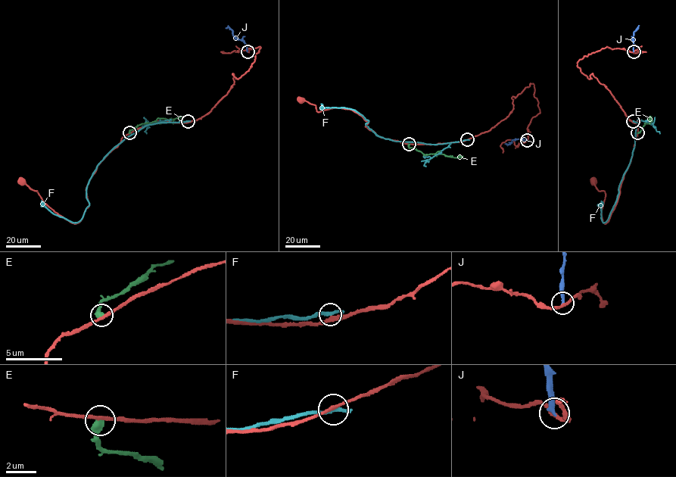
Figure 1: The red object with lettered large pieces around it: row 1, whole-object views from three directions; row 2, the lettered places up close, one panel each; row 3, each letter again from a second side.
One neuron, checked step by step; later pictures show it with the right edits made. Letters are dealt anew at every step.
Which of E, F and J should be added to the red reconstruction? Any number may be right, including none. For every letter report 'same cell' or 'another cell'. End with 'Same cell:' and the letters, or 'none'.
E: another cell
F: another cell
J: another cell
Same cell: none

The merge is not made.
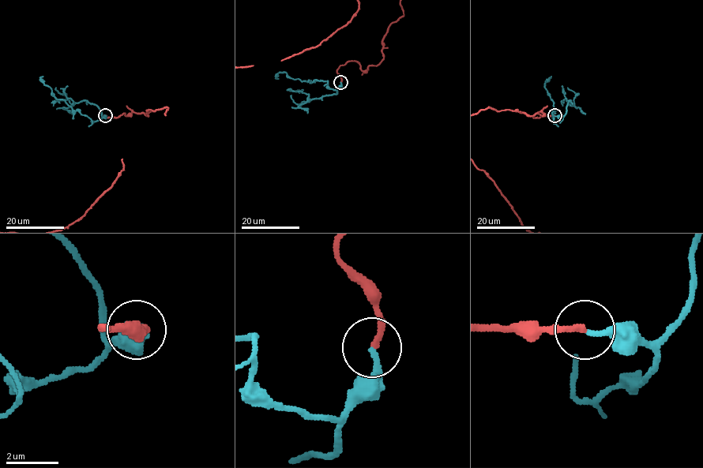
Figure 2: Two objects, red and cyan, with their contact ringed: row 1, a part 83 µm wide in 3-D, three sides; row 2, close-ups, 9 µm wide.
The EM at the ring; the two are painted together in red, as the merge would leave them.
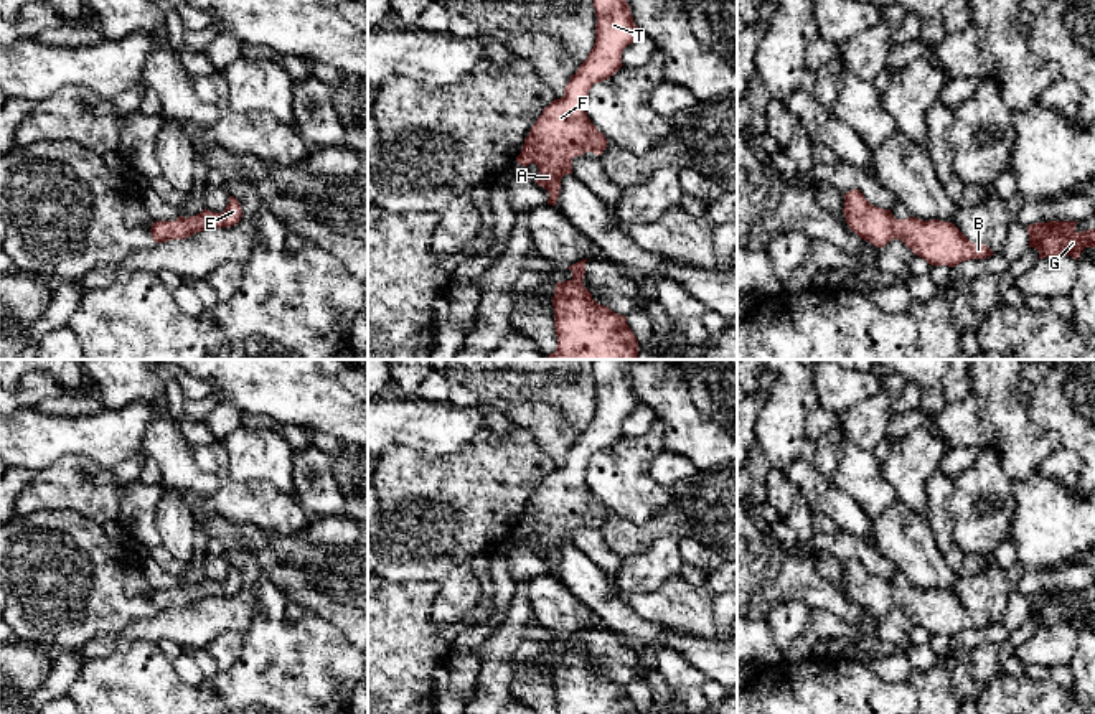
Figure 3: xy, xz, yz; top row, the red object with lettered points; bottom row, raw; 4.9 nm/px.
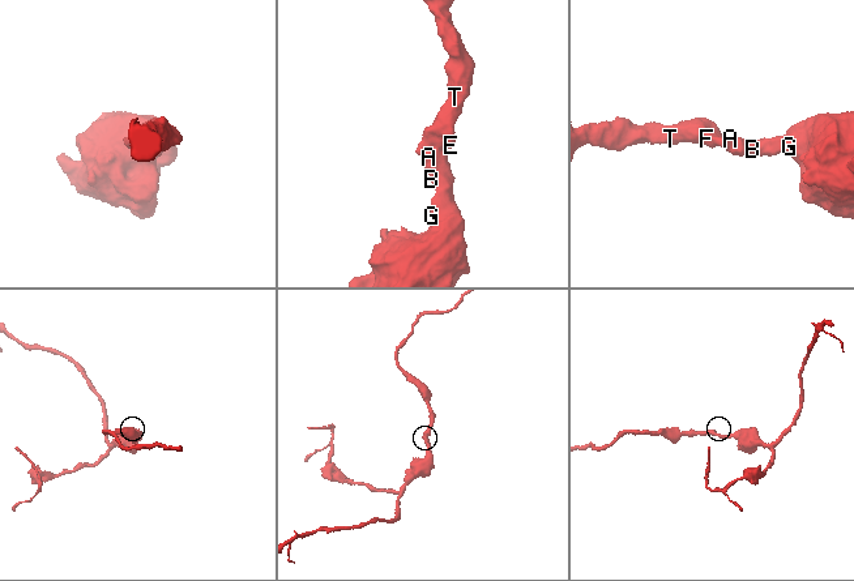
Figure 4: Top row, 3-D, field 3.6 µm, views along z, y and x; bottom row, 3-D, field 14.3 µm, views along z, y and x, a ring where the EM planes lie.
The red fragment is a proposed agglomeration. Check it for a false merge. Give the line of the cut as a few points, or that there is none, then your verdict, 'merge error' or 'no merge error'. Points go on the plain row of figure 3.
no cut | no merge error

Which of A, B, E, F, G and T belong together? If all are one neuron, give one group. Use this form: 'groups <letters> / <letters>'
groups A B E F G T

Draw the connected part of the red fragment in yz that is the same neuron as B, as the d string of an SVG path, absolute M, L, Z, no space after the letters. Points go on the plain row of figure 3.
M851 559L843 566L846 594L876 617L882 618L892 608L899 608L930 635L948 636L994 623L985 613L973 613L953 592L923 590L914 585L895 589L891 579L871 574L859 559Z

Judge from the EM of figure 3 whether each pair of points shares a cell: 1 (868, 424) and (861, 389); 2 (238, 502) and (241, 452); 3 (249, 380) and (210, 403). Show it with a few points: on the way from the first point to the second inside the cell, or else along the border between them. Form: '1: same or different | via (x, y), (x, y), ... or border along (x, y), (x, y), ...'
1: different | border along (878, 391), (836, 414)
2: different | border along (223, 446), (236, 480), (263, 480), (277, 490)
3: different | border along (213, 393), (220, 401)

